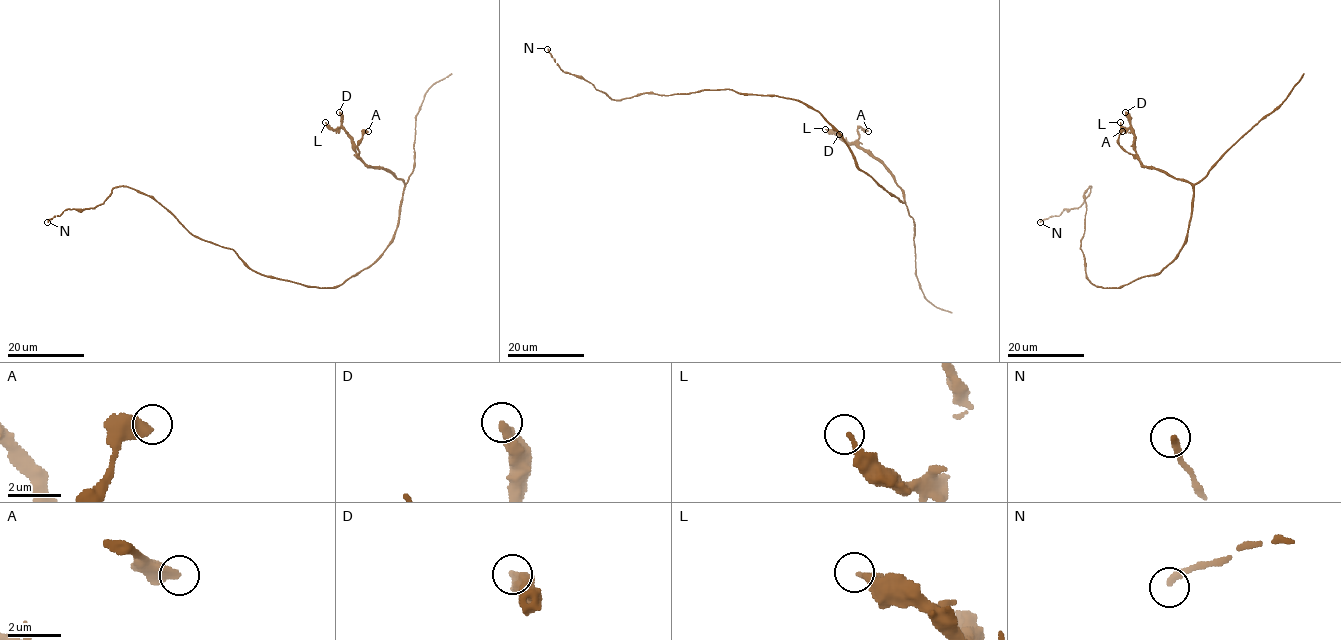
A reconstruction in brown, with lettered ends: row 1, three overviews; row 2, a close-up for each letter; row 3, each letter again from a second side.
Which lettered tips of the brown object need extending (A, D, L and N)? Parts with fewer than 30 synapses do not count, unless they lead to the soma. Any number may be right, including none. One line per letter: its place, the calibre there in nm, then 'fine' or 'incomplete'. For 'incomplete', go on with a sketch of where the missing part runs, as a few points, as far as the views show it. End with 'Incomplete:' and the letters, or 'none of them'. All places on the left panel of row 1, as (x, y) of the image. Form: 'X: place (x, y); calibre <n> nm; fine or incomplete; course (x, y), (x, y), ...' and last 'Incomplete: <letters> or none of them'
A: place (368, 131); calibre 480 nm; fine
D: place (339, 112); calibre 420 nm; fine
L: place (325, 122); calibre 180 nm; fine
N: place (47, 222); calibre 240 nm; fine
Incomplete: none of them

